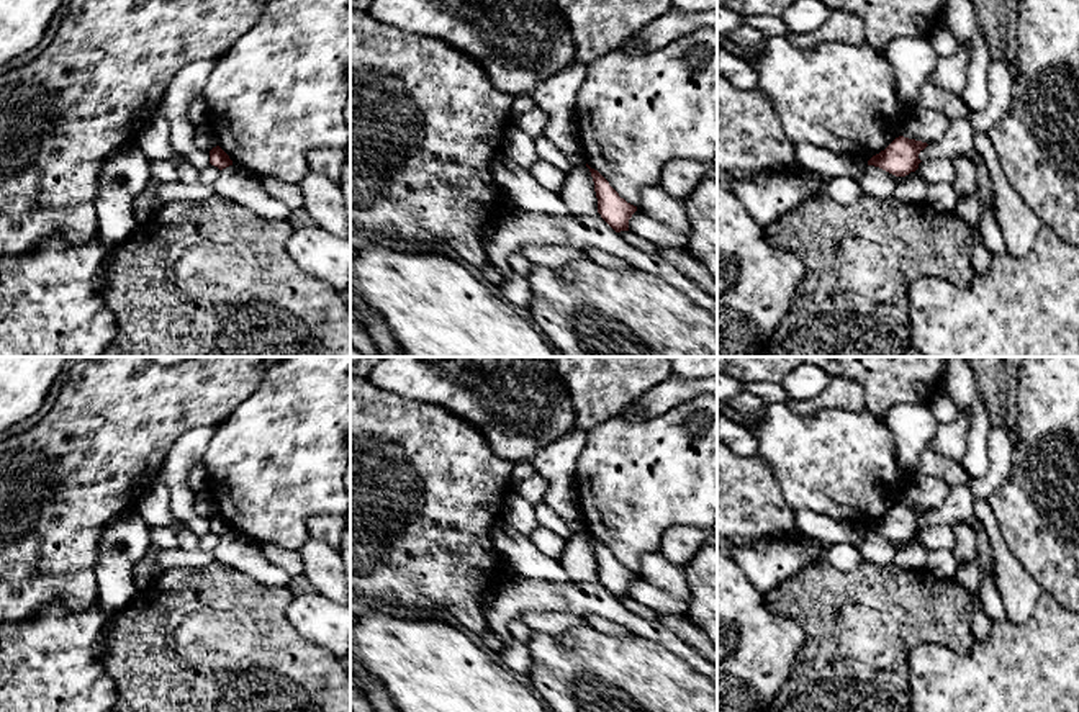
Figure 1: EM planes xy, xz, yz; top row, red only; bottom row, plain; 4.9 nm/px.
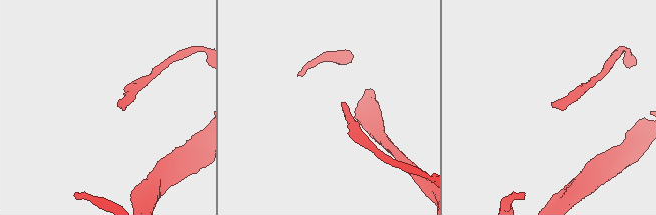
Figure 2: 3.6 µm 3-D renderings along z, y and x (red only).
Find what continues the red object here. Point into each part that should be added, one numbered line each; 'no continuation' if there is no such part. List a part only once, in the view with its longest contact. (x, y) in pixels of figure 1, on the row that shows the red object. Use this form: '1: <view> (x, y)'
no continuation

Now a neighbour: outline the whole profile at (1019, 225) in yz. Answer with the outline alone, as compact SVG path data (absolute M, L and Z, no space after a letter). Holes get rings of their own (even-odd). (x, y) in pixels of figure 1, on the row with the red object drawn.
M987 133L977 134L976 151L982 157L991 175L992 205L995 208L1005 250L1014 257L1023 257L1032 249L1045 224L1007 180Z

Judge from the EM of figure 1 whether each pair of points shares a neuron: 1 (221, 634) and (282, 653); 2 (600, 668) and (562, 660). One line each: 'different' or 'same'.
1: same
2: same

